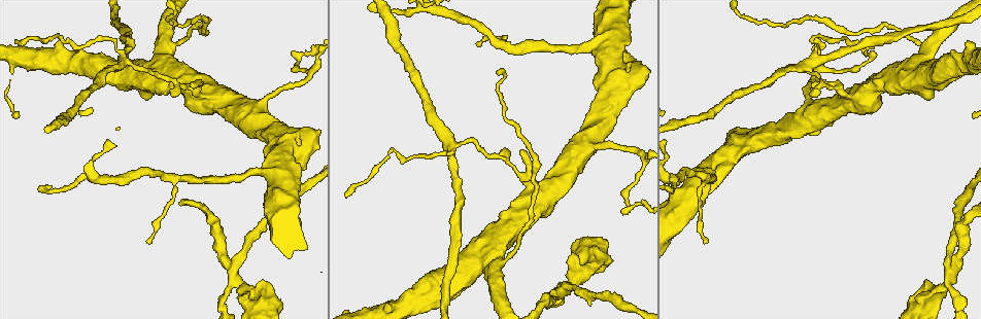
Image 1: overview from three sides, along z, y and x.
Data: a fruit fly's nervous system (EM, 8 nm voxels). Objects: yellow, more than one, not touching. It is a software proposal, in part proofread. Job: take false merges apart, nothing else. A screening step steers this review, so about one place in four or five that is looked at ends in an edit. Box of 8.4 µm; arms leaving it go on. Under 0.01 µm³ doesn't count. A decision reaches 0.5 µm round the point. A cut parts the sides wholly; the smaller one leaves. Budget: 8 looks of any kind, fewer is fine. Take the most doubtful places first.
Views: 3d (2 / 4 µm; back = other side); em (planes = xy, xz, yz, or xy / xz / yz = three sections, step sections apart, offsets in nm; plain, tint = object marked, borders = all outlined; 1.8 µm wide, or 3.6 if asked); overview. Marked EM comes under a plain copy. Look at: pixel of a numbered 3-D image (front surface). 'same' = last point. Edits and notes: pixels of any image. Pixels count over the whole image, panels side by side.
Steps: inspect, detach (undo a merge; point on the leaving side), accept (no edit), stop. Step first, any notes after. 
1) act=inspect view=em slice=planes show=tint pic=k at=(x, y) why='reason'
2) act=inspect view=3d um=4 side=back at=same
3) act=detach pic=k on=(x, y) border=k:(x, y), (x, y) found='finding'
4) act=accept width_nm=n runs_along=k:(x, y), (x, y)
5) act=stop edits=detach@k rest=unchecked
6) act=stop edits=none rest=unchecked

act=inspect view=3d um=4 pic=1 at=(565, 287) why='looks like a crossing'

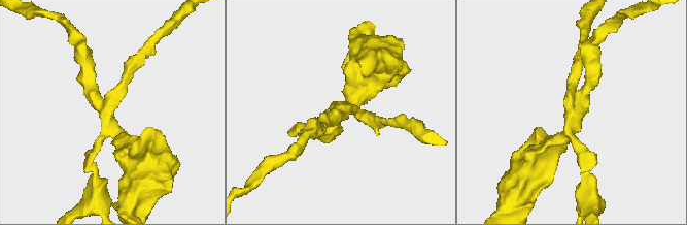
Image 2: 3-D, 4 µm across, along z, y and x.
act=inspect view=em slice=planes show=tint pic=2 at=(337, 110) arms=4

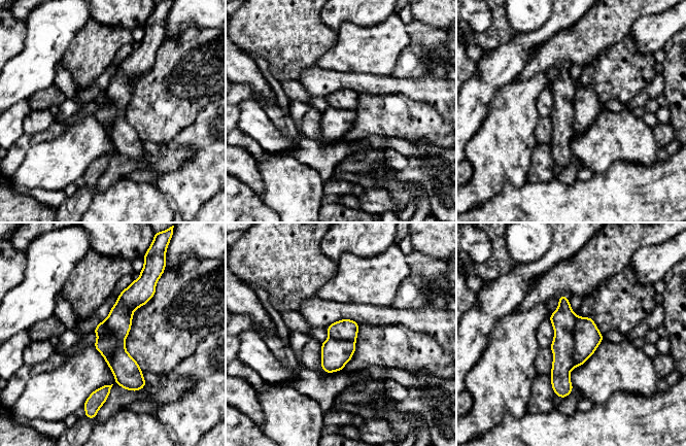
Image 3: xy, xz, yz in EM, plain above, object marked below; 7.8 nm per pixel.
act=detach pic=3 on=(563, 319) found='a second neuron is stuck on'

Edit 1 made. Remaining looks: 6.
act=inspect view=em um=3.6 slice=planes show=tint pic=1 at=(280, 171) why='calibre changes'

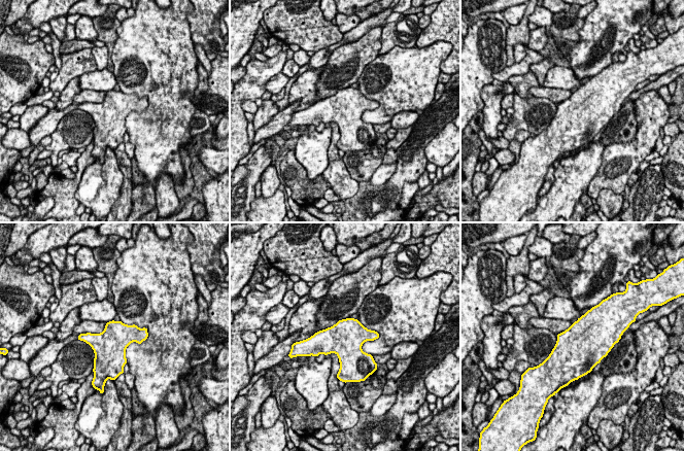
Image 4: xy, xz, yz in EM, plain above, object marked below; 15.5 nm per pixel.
act=accept found='continuous, no second neuron'

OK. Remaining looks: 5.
act=inspect view=em slice=planes show=tint pic=1 at=(806, 63) why='four-way junction'

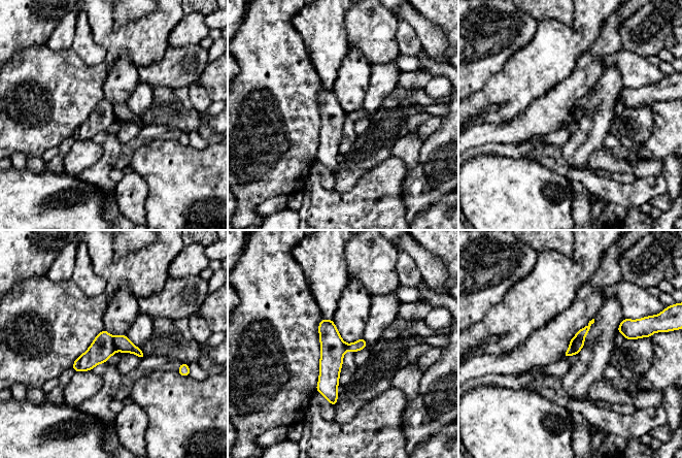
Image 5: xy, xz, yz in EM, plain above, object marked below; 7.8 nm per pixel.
act=detach pic=5 on=(103, 347) width_nm=110 found='a second neuron is stuck on'

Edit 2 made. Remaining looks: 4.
act=stop edits=detach@3,detach@5 rest=unchecked

